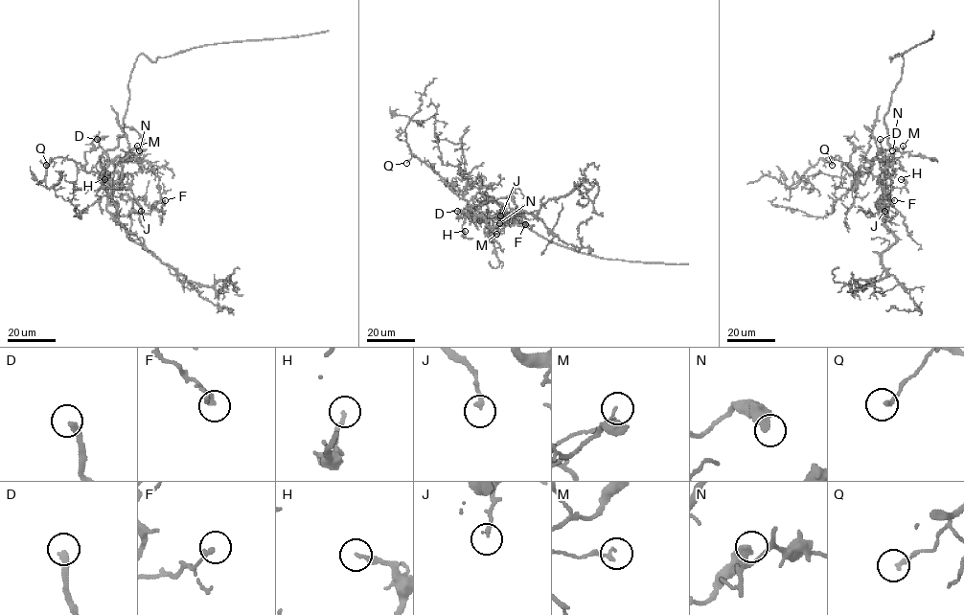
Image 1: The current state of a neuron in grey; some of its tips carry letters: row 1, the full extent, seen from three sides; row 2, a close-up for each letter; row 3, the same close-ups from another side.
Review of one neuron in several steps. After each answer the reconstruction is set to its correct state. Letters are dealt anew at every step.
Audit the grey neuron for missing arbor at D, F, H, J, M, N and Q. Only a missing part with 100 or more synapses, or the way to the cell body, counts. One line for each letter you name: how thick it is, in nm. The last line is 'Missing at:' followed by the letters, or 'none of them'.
D: 280 nm thick
Missing at: D

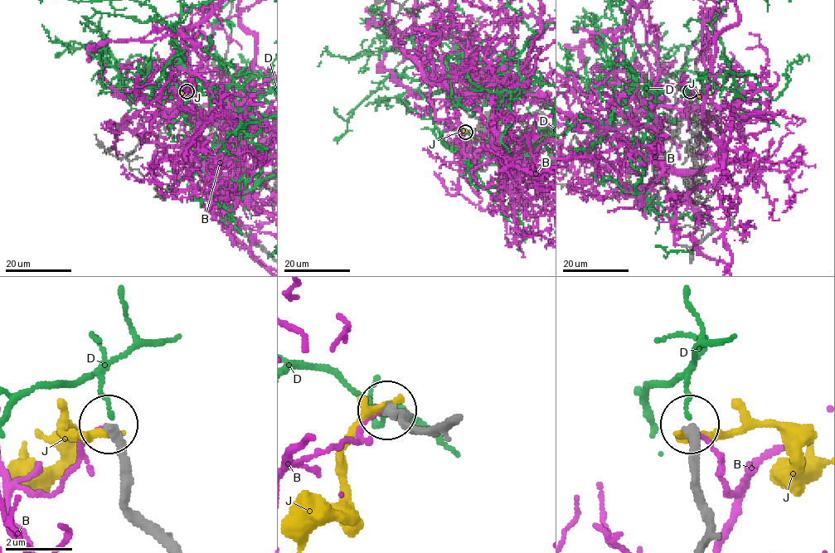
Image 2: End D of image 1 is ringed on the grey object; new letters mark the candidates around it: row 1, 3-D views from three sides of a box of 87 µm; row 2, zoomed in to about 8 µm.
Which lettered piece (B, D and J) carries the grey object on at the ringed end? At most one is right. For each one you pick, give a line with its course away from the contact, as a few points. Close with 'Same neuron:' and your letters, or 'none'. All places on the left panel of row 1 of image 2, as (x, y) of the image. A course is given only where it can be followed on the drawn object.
Same neuron: none

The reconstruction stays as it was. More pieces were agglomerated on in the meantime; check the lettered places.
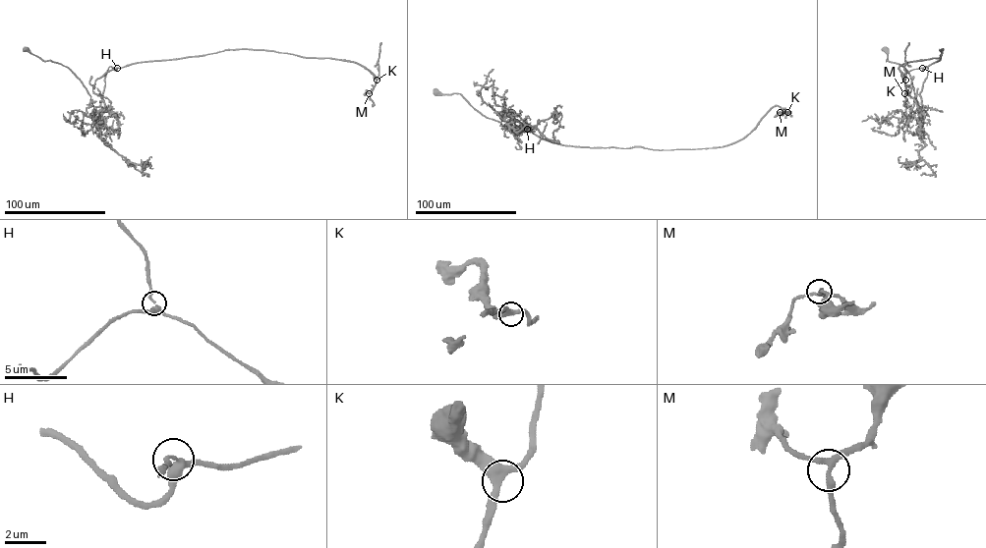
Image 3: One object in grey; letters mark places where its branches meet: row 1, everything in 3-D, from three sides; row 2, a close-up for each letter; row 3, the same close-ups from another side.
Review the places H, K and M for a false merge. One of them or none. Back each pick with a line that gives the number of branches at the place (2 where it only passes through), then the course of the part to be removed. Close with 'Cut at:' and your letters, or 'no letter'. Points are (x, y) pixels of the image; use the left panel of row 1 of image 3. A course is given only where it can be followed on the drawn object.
Cut at: no letter

